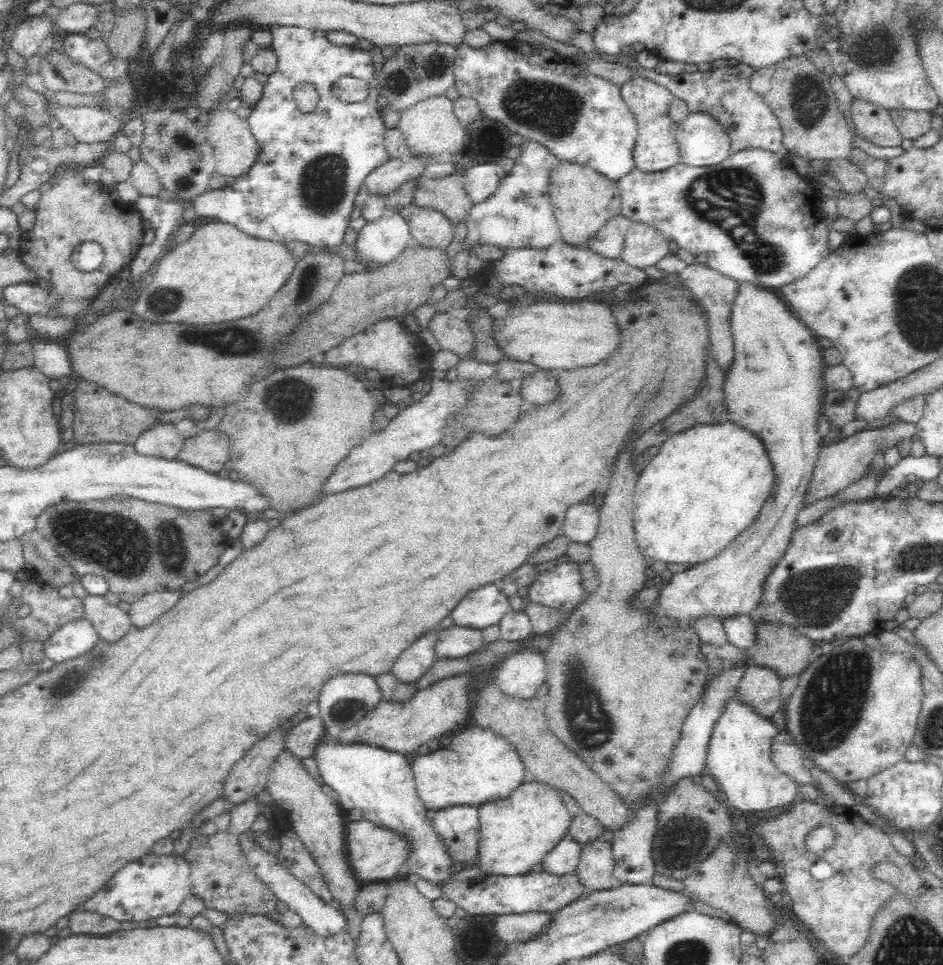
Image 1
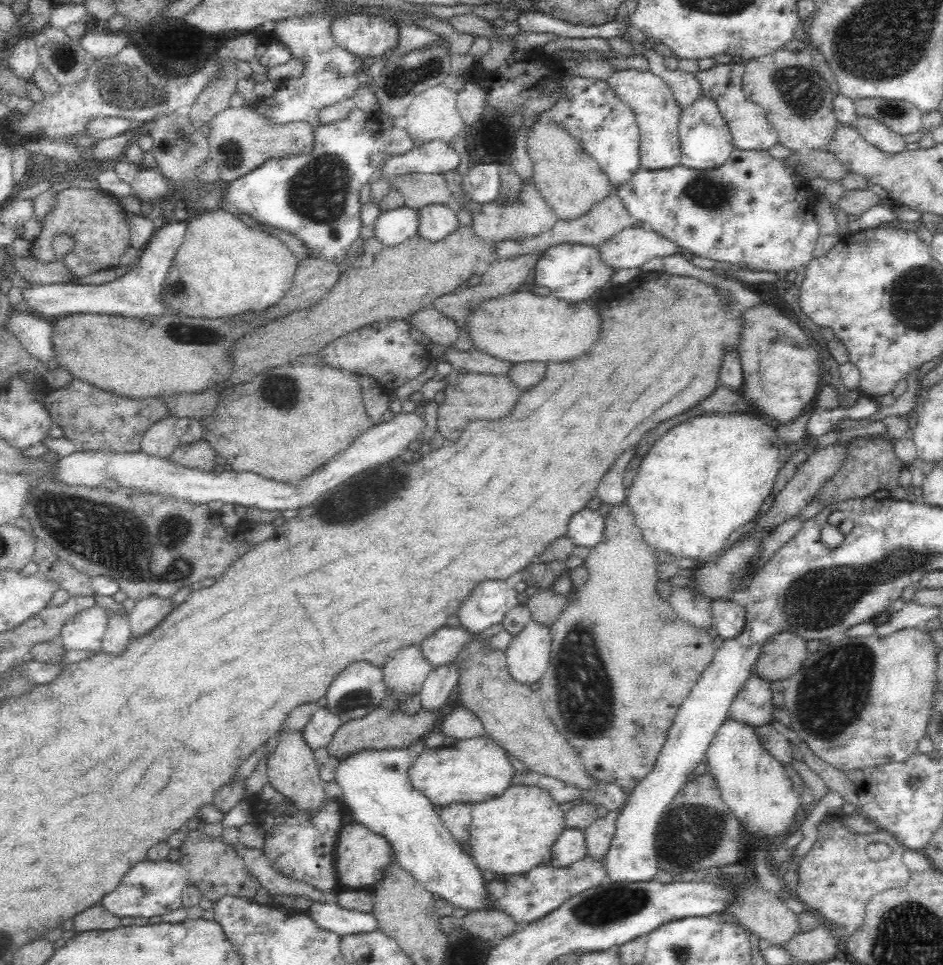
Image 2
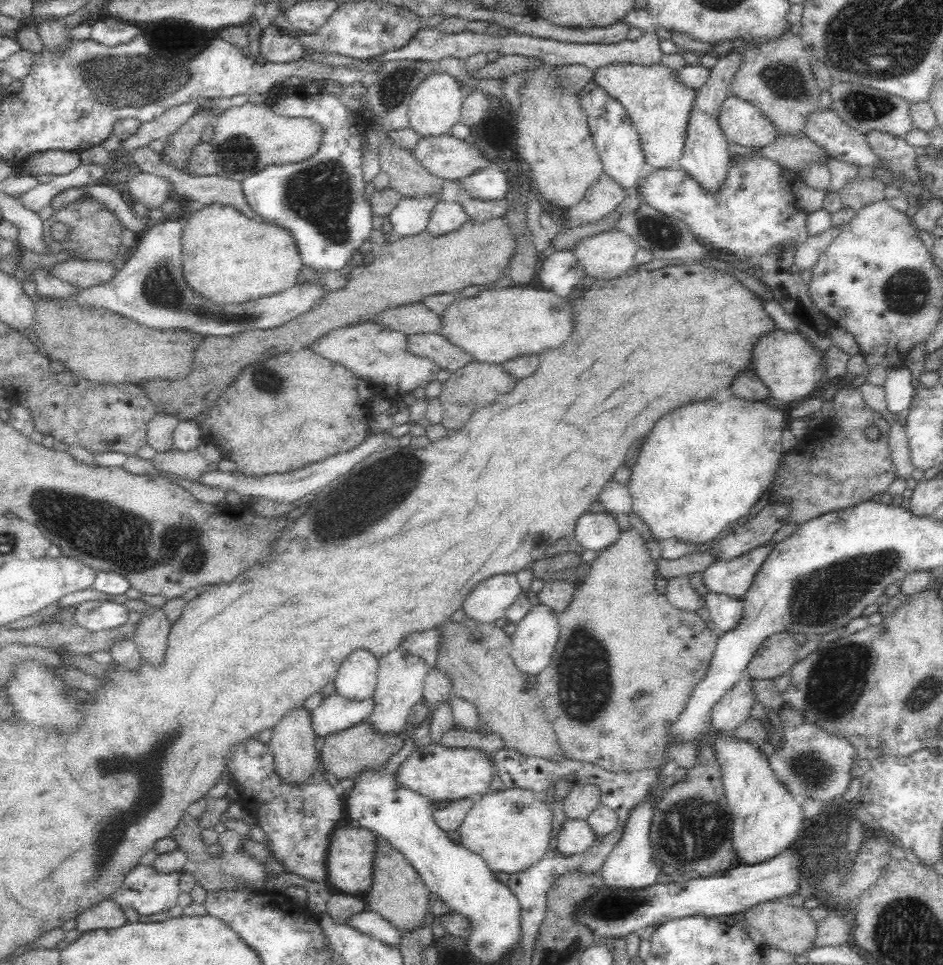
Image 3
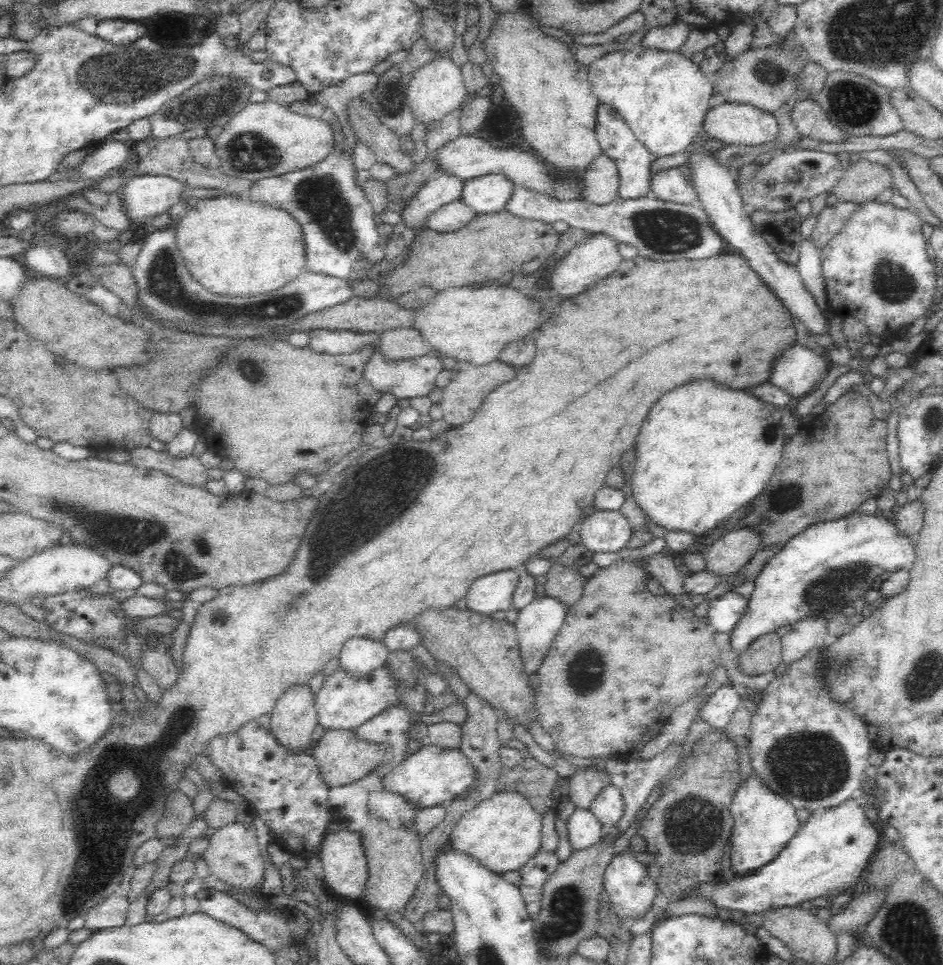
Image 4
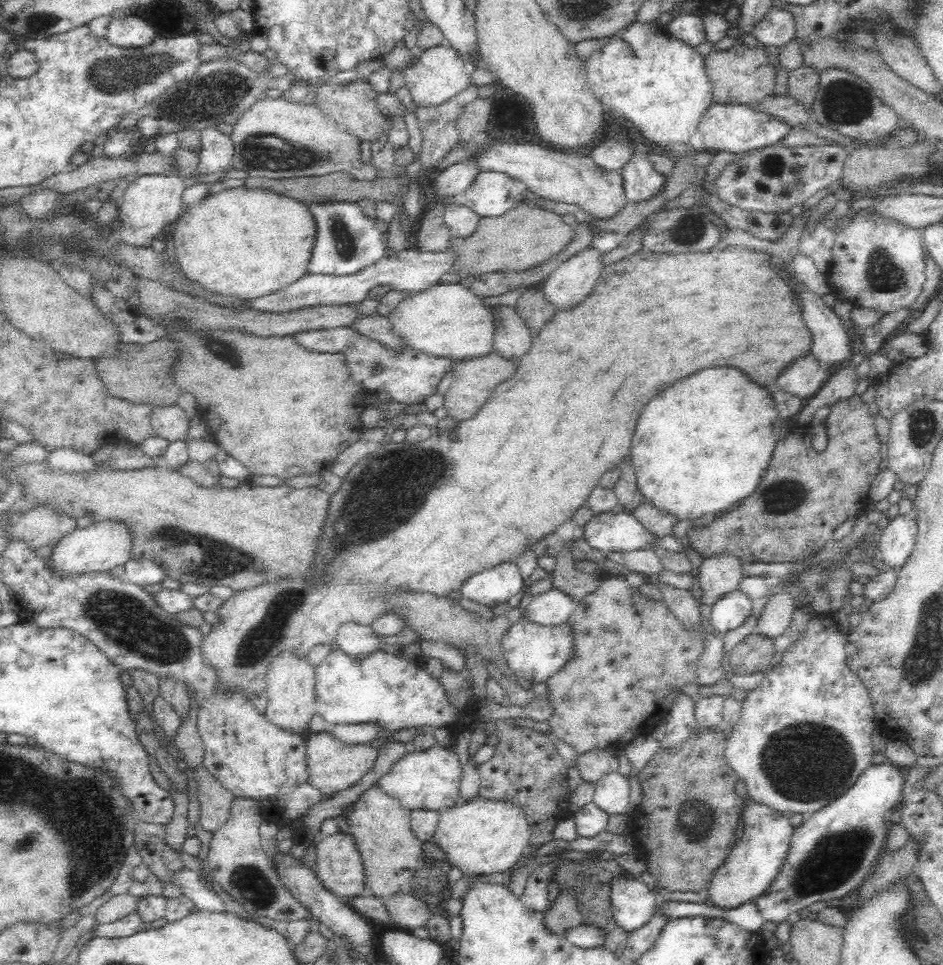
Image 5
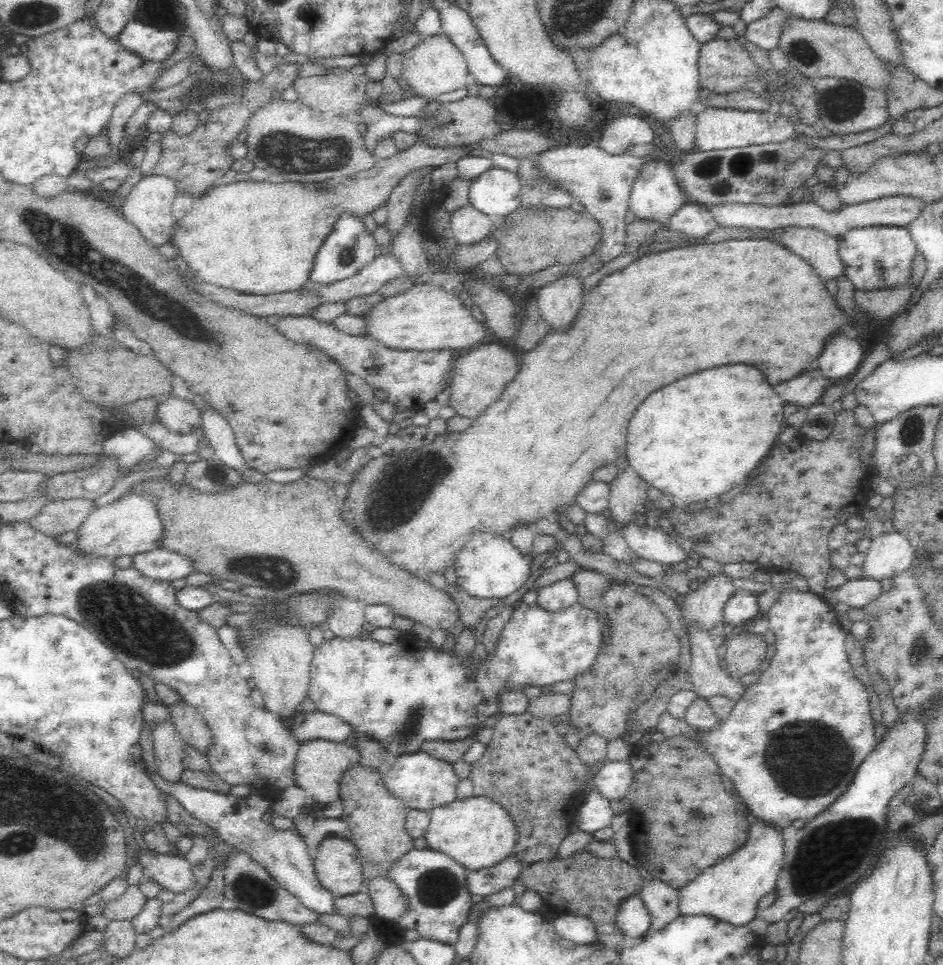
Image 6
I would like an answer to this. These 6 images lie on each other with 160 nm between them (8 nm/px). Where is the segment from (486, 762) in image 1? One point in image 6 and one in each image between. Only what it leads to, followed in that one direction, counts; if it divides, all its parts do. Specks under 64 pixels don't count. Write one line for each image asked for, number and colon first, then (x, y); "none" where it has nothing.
2: (473, 770)
3: (437, 772)
4: (432, 776)
5: (429, 779)
6: (423, 782)

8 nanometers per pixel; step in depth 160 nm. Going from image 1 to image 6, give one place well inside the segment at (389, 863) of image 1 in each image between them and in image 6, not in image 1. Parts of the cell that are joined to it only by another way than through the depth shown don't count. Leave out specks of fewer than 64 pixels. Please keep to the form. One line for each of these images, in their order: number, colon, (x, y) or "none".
2: (360, 855)
3: (349, 861)
4: (341, 860)
5: (339, 868)
6: (338, 866)

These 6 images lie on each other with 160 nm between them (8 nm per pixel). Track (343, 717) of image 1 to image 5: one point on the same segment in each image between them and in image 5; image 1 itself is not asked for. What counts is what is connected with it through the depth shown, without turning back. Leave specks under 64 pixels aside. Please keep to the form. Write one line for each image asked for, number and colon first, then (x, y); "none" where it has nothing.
2: (357, 690)
3: (356, 678)
4: (359, 655)
5: (355, 638)

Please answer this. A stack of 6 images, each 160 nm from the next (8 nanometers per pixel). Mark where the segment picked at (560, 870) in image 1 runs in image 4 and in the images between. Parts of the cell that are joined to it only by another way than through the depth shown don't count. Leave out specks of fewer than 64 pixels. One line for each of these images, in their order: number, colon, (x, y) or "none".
2: (570, 846)
3: (576, 835)
4: (585, 830)

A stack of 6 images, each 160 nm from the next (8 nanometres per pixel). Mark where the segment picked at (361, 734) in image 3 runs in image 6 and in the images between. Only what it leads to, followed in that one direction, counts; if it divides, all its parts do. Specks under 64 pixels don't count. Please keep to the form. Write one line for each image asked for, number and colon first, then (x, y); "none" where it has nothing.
4: (341, 758)
5: (331, 766)
6: (319, 764)

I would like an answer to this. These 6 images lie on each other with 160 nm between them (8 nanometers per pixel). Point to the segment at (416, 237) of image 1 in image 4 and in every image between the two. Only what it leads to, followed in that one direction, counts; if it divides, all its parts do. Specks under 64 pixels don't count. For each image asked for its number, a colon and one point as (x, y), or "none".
2: (437, 220)
3: (448, 216)
4: (454, 216)

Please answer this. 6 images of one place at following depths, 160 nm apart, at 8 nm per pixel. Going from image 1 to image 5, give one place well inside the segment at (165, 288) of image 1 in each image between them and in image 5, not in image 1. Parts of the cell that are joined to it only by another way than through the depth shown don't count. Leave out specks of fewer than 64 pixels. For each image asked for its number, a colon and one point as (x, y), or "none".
2: (223, 267)
3: (230, 258)
4: (239, 247)
5: (251, 243)

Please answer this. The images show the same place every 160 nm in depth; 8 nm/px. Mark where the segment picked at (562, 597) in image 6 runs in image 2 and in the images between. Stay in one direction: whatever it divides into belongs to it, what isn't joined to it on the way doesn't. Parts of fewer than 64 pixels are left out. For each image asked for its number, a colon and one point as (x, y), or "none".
2: (528, 653)
3: (536, 635)
4: (537, 624)
5: (555, 606)

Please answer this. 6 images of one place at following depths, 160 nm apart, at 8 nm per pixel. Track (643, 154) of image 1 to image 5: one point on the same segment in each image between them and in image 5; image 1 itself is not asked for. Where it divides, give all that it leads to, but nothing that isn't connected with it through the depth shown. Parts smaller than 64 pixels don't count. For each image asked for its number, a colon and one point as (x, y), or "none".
2: (656, 109)
3: (658, 102)
4: (662, 96)
5: (649, 76)

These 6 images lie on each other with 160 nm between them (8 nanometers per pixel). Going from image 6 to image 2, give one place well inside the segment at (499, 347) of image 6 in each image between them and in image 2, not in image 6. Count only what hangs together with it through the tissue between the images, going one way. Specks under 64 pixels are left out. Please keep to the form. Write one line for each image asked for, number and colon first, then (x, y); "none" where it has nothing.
2: (468, 396)
3: (475, 385)
4: (466, 391)
5: (474, 379)

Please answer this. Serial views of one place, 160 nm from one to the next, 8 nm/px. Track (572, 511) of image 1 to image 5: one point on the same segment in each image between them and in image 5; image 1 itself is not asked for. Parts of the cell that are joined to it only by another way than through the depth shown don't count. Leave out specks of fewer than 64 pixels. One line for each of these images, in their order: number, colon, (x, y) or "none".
2: (586, 528)
3: (596, 531)
4: (606, 530)
5: (607, 531)

